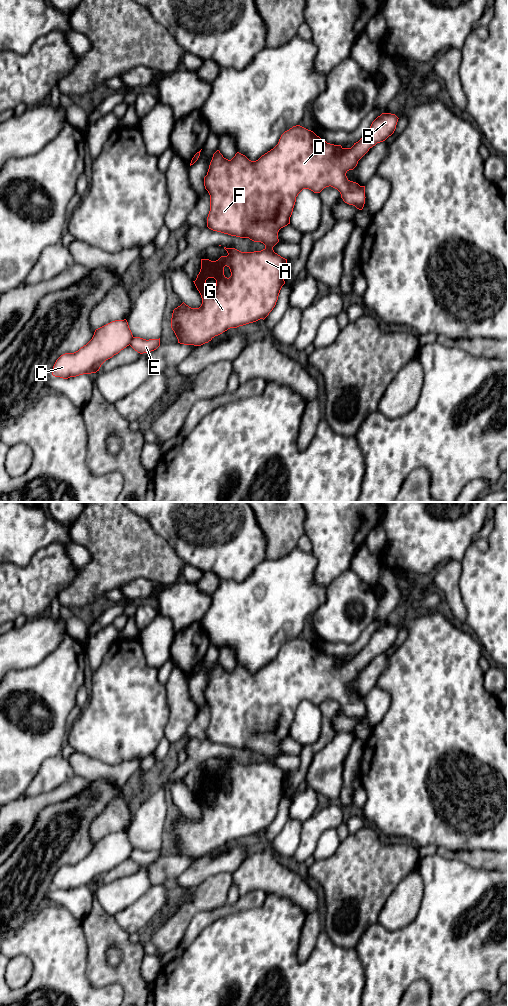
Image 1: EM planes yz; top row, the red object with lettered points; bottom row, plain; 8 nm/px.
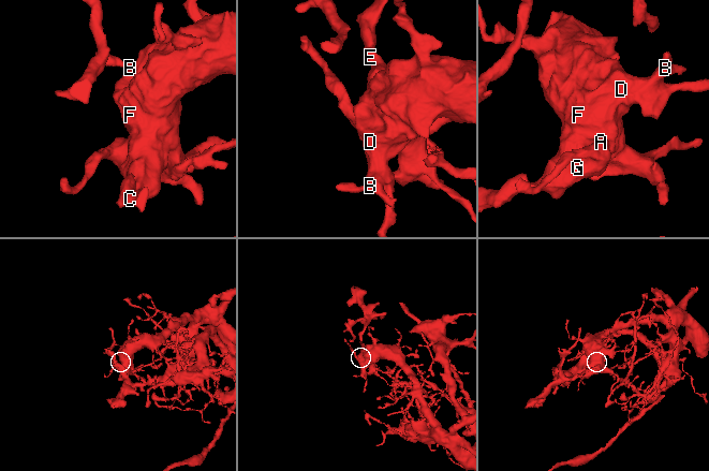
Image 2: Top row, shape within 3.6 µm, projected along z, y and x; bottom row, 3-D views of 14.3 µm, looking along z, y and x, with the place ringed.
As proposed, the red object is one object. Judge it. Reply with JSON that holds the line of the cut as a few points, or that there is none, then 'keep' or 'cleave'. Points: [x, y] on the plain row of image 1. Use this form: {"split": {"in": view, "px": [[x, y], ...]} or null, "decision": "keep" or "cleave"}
{"split": {"in": "yz", "px": [[133, 849], [129, 856]]}, "decision": "cleave"}

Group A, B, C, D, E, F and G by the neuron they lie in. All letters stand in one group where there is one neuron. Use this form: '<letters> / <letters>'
A B D E F G / C

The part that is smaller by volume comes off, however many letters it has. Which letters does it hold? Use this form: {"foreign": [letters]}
{"foreign": ["C"]}

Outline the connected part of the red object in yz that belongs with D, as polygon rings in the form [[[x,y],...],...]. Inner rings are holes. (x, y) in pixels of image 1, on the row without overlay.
[[[382,625],[351,660],[327,655],[313,643],[296,637],[285,643],[278,656],[256,673],[249,672],[239,664],[231,672],[224,670],[219,662],[213,666],[204,689],[204,698],[210,707],[207,739],[261,754],[265,760],[261,763],[241,764],[224,759],[227,768],[221,768],[216,773],[201,771],[200,784],[193,793],[202,810],[201,818],[191,820],[183,814],[172,825],[171,840],[178,855],[201,858],[230,840],[264,832],[269,827],[285,796],[284,780],[287,775],[287,771],[275,765],[273,759],[279,754],[279,742],[290,736],[296,709],[303,701],[320,705],[331,698],[340,704],[345,715],[362,722],[366,710],[365,698],[350,693],[346,685],[357,678],[370,660],[394,645],[398,631],[395,626]],[[208,790],[216,792],[213,803],[209,803],[206,798]]]

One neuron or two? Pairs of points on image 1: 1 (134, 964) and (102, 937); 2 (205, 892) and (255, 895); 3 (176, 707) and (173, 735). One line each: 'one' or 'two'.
1: one
2: two
3: one

